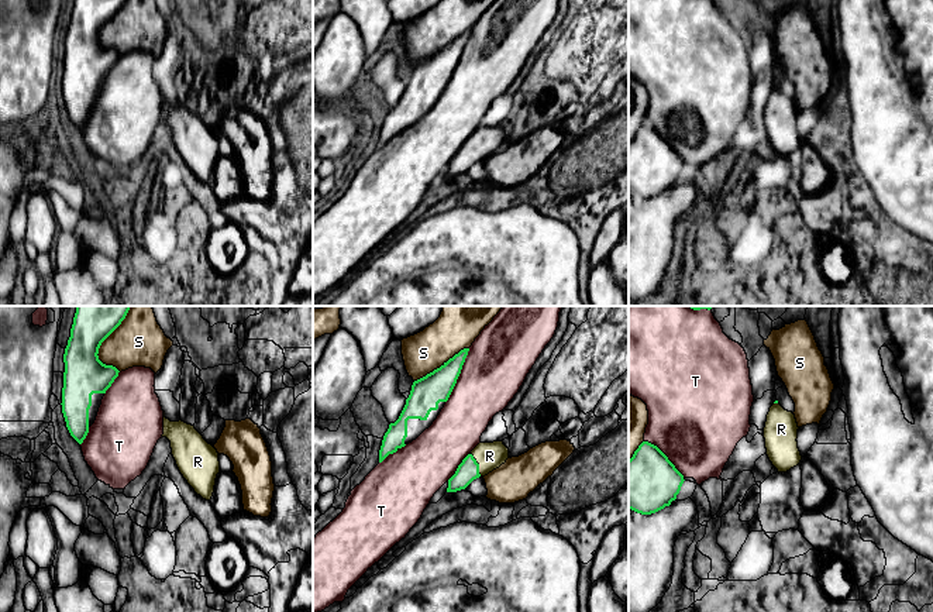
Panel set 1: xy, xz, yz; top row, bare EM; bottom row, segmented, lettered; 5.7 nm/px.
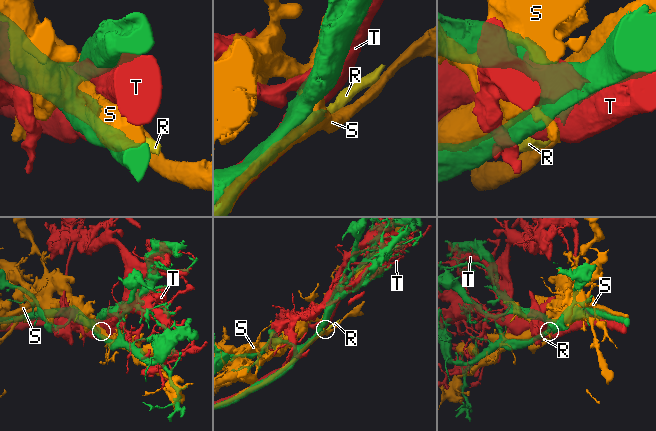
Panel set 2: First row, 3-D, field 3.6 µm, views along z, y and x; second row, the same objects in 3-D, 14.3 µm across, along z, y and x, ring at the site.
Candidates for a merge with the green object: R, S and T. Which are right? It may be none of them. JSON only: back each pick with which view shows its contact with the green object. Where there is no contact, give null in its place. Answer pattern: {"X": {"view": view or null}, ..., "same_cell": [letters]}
{"R": {"view": "xz"}, "same_cell": ["R"]}

